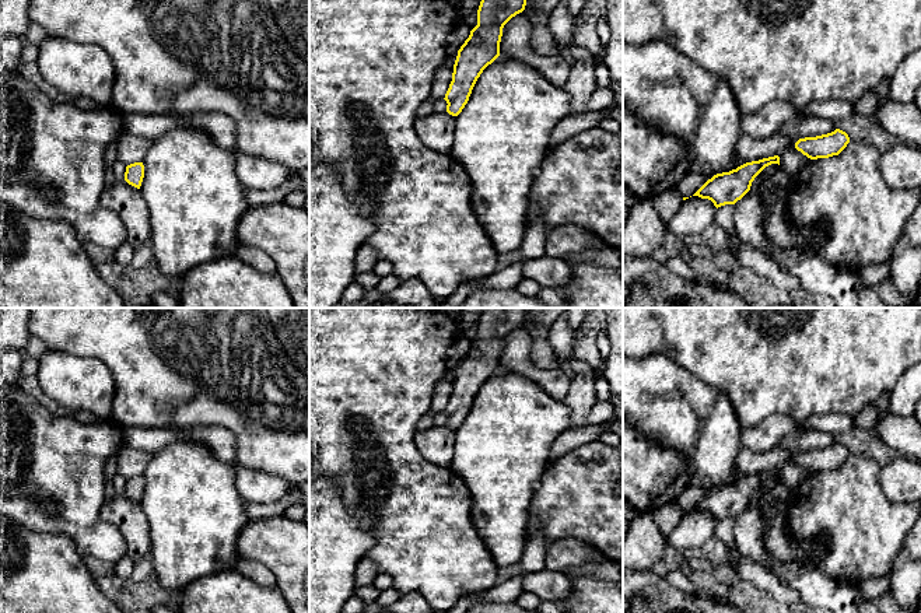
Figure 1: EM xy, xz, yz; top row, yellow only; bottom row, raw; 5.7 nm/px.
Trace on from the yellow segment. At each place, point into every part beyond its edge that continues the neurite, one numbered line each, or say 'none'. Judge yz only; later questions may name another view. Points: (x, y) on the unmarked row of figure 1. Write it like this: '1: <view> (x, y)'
none

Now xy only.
none

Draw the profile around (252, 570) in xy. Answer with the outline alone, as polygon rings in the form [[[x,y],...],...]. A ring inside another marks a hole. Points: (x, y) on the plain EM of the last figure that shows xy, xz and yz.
[[[239,557],[237,567],[235,567],[242,575],[252,579],[253,582],[263,585],[263,586],[277,586],[276,577],[273,572],[252,560]]]

